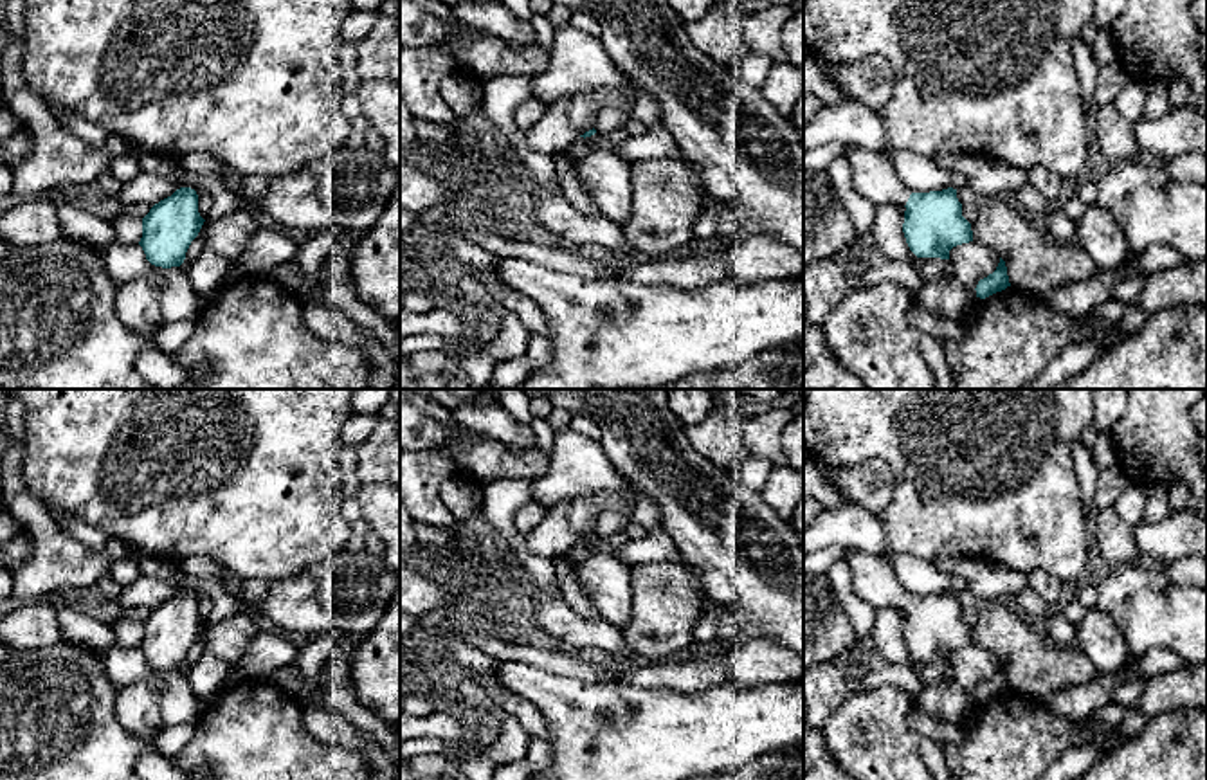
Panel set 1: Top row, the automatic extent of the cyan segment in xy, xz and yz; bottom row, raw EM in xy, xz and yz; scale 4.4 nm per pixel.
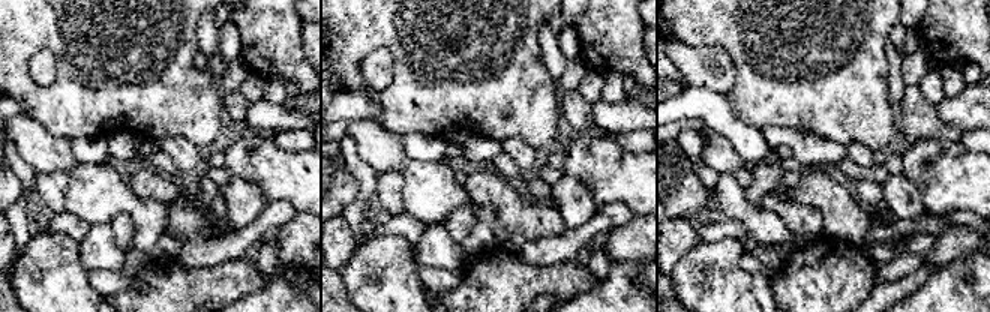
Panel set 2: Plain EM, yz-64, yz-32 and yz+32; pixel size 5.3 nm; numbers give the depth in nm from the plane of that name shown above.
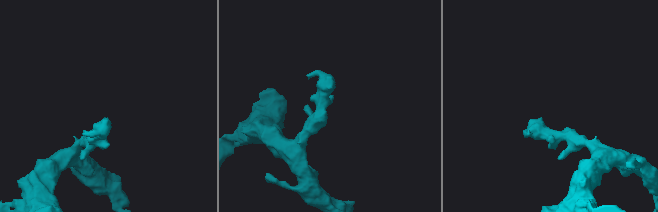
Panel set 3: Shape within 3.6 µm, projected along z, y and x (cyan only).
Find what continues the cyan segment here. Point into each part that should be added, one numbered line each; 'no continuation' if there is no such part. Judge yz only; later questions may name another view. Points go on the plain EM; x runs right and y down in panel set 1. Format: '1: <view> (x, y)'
1: yz (874, 580)

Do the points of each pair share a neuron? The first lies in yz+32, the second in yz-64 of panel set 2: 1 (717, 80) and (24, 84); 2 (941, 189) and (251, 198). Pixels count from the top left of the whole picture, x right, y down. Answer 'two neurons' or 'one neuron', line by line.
1: two neurons
2: two neurons

